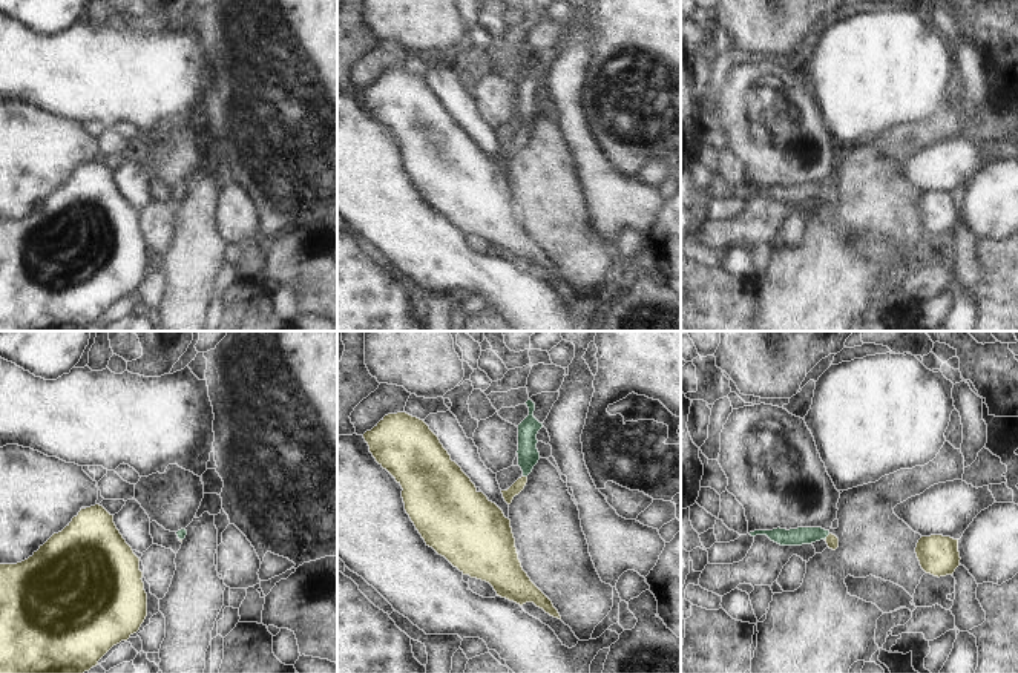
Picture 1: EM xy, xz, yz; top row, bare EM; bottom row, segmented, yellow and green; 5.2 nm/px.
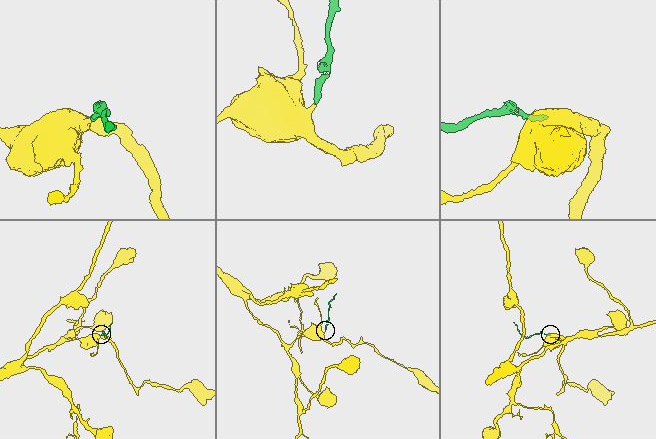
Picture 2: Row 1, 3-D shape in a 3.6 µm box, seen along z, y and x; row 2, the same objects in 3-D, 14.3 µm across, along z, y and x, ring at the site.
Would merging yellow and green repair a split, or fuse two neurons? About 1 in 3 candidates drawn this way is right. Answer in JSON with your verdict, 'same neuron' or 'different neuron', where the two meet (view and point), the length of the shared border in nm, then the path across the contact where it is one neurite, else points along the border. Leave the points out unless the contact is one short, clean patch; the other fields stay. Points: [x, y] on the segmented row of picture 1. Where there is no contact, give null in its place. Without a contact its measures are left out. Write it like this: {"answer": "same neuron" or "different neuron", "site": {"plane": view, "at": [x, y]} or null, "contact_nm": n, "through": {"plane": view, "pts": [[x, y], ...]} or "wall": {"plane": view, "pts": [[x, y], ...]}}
{"answer": "same neuron", "site": {"plane": "yz", "at": [827, 537]}, "contact_nm": 50, "through": {"plane": "yz", "pts": [[831, 540], [827, 537], [802, 535]]}}

